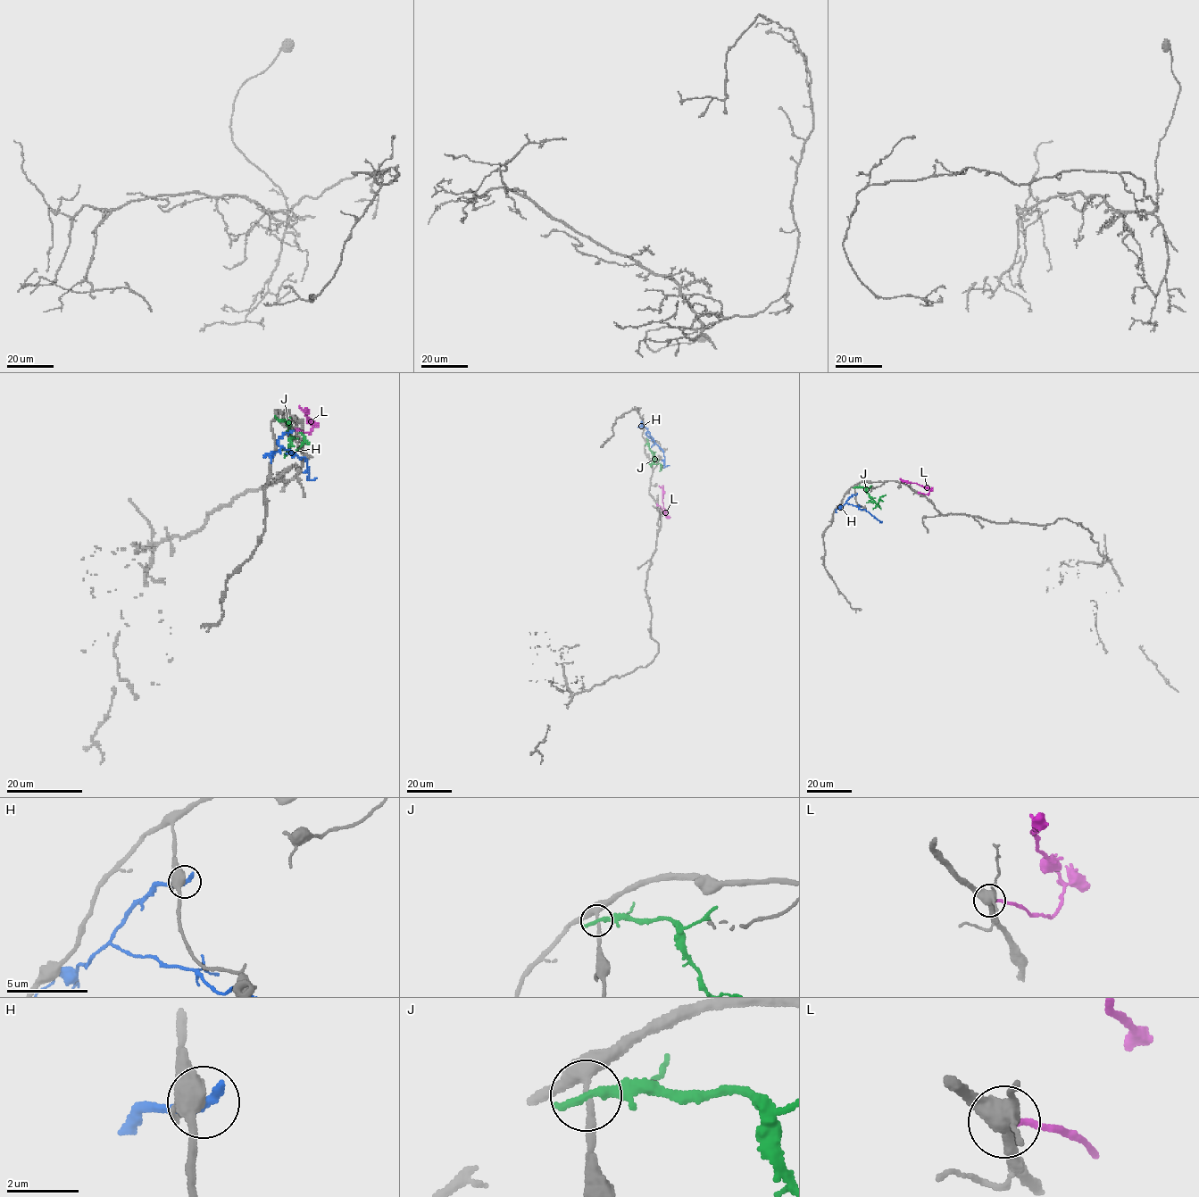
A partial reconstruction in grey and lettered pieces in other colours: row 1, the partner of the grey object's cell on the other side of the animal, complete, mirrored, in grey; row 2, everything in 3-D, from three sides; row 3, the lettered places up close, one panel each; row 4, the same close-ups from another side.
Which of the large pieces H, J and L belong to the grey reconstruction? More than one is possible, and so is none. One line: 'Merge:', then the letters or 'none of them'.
Merge: none of them

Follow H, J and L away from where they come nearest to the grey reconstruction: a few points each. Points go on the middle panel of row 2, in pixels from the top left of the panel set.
H: (653, 442), (662, 451), (663, 465), (669, 465)
J: (647, 440), (653, 454), (653, 463), (661, 465), (659, 471)
L: (656, 503), (667, 516), (663, 490), (659, 486)

